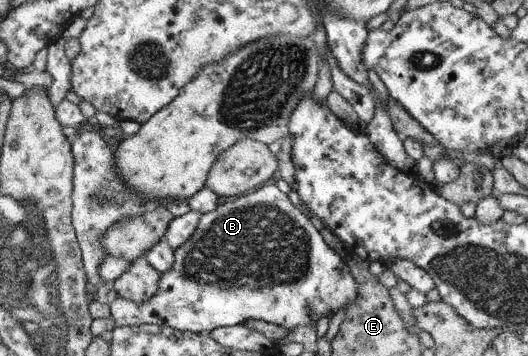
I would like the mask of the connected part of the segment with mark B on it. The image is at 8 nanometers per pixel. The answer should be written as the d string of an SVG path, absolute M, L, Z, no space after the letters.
M273 181L264 183L250 193L243 193L238 197L222 200L215 210L202 213L201 218L197 221L197 228L195 228L193 234L191 234L181 246L178 246L172 251L173 264L171 264L171 268L167 268L167 272L159 273L157 290L155 290L155 294L153 294L149 300L137 304L123 297L116 297L107 304L109 306L110 318L113 318L115 326L150 324L169 327L178 332L187 331L201 335L208 334L217 327L238 325L246 320L255 319L269 324L276 324L277 326L281 326L281 328L285 328L285 330L292 330L296 326L307 326L307 328L309 328L309 326L315 326L315 322L317 322L319 318L329 319L337 310L346 309L356 297L356 281L350 275L347 264L325 244L321 235L319 235L319 231L313 227L312 222L289 201L285 193L282 193L275 187Z

